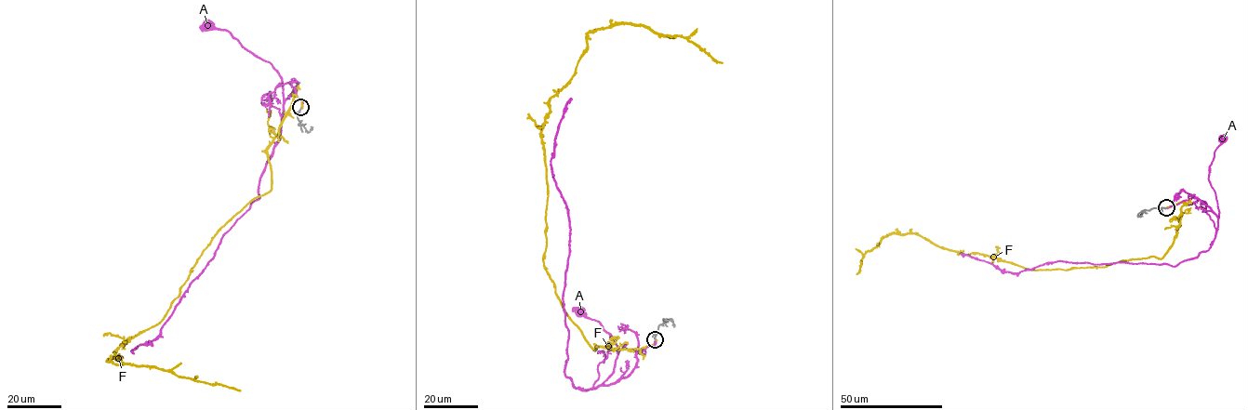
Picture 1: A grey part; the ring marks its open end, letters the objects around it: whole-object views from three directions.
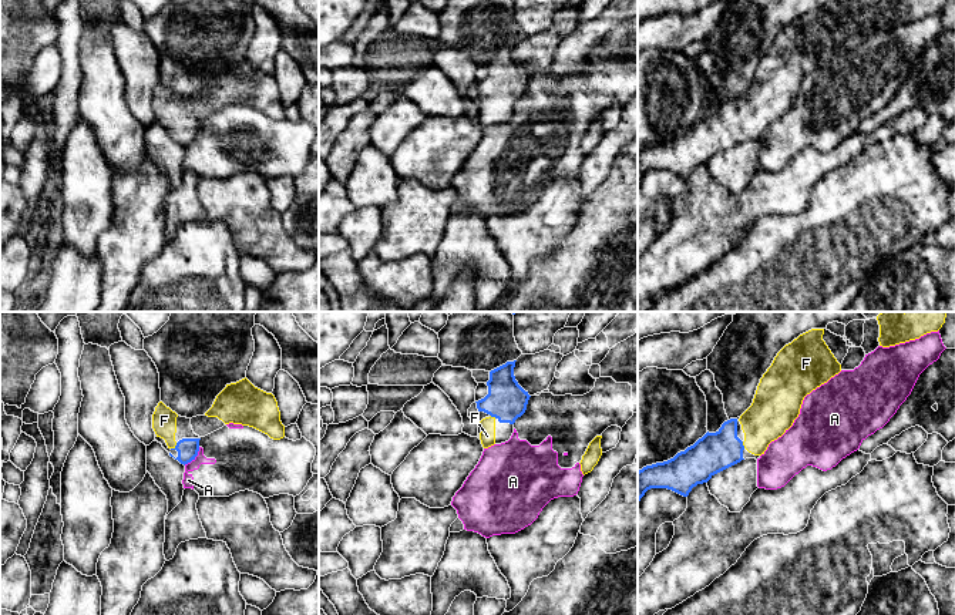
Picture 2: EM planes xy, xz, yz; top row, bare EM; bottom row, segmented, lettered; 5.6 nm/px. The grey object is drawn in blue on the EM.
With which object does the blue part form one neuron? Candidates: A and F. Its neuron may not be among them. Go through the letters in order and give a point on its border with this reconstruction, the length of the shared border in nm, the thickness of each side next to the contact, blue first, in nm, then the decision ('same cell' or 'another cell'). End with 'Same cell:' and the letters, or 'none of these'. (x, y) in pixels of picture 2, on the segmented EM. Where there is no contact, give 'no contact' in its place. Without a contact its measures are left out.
A: xy (194, 457) | 140 nm | 120/60 nm | another cell
F: xy (175, 446) | 50 nm | 120/140 nm | same cell
Same cell: F

